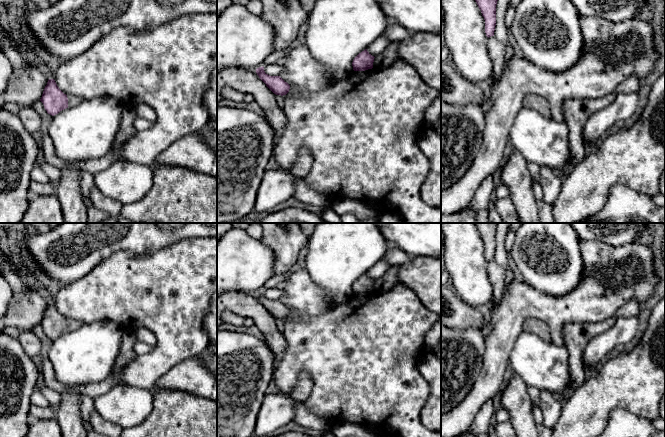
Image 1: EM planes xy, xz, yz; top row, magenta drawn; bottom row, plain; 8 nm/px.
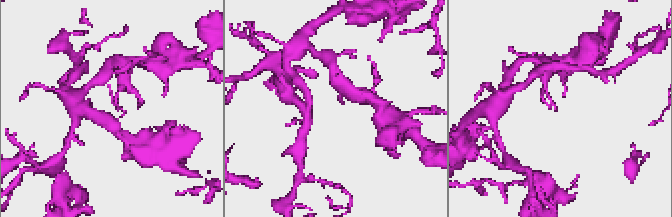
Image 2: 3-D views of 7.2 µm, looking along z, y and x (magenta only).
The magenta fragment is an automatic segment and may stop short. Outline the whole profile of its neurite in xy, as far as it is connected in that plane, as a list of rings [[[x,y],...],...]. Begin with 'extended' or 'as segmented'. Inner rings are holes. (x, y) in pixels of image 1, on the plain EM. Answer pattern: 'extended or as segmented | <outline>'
extended | [[[49,303],[40,325],[43,327],[47,337],[54,340],[66,332],[78,329],[83,324],[76,320],[64,318],[55,304]]]

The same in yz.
as segmented | [[[475,223],[485,244],[485,257],[489,262],[494,260],[496,250],[496,229],[498,223]]]

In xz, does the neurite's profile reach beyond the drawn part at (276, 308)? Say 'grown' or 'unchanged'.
grown

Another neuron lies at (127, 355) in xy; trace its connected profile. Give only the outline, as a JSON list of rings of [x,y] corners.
[[[123,330],[120,351],[111,373],[121,372],[126,366],[130,365],[136,358],[134,346],[137,342],[137,336],[133,330]]]

